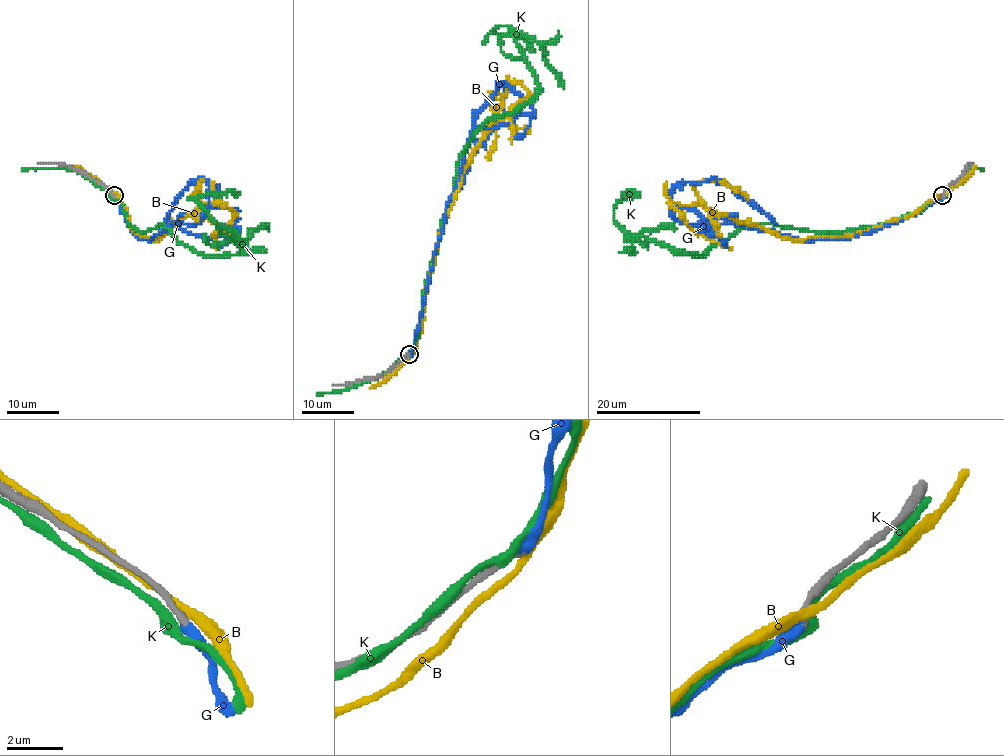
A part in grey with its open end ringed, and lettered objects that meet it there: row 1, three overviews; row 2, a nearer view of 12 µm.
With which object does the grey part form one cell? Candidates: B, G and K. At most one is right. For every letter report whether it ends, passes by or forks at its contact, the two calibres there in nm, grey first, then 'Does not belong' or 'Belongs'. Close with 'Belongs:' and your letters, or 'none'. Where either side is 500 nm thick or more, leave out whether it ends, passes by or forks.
B: It passes by. Thickness 320 nm (grey) against 280 nm. Does not belong
G: It ends there. Thickness 320 nm (grey) against 460 nm. Belongs
K: It passes by. Thickness 360 nm (grey) against 340 nm. Does not belong
Belongs: G

